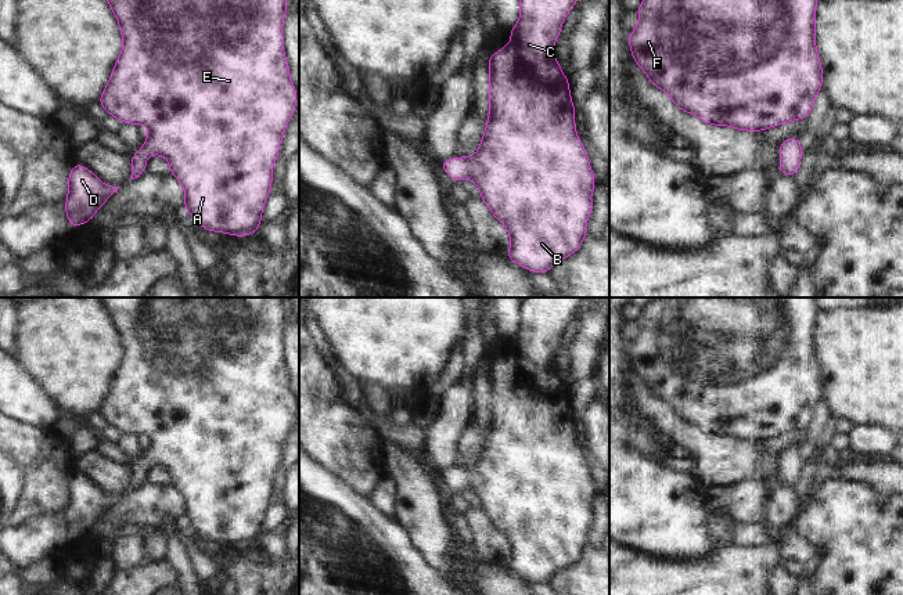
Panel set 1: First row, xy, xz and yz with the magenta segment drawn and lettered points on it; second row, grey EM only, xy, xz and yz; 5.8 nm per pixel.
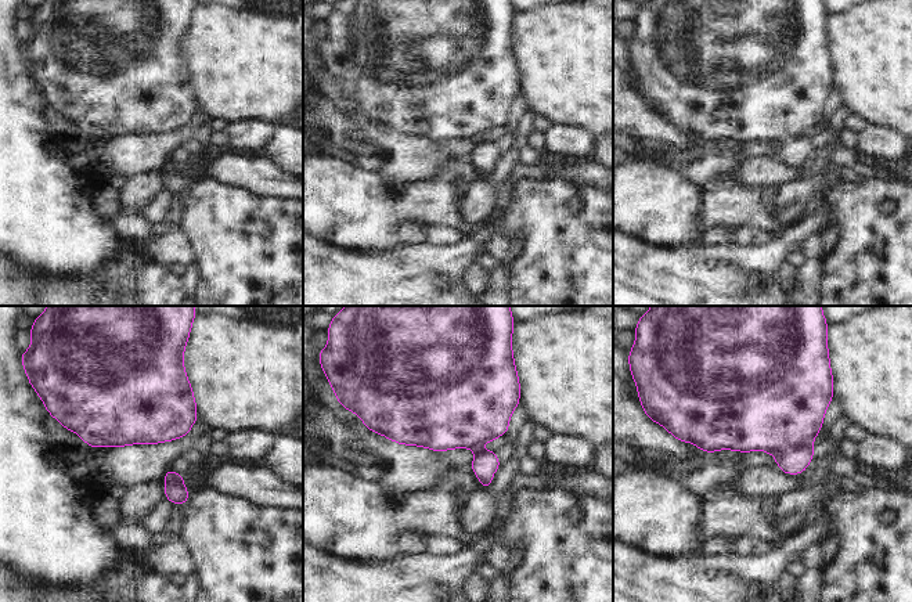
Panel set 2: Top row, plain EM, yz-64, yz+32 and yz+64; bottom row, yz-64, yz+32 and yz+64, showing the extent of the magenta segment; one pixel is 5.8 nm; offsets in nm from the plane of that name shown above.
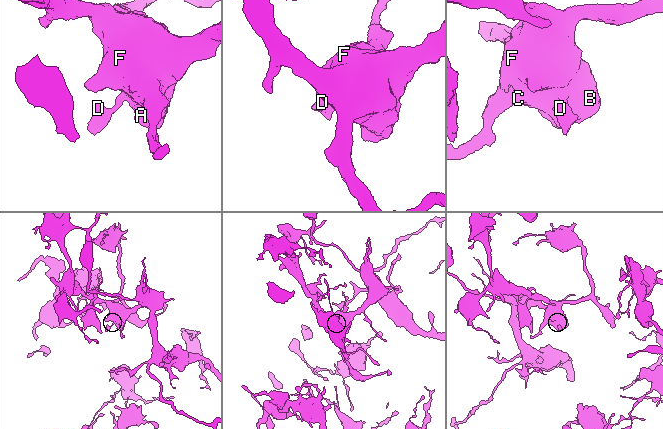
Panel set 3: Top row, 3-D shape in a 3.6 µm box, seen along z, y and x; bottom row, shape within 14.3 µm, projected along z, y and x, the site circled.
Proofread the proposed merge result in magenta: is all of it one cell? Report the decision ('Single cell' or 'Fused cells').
Single cell

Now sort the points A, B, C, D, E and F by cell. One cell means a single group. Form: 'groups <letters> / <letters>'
groups A B C D E F

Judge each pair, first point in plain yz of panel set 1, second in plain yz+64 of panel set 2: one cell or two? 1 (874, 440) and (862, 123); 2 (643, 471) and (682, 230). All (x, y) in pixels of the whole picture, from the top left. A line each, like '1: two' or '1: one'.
1: two
2: one

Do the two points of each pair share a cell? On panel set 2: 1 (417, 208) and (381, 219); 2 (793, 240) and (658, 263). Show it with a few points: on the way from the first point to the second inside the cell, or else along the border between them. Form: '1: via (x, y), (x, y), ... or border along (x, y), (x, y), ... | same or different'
1: border along (392, 188), (399, 227) | different
2: via (760, 266), (691, 266) | same

